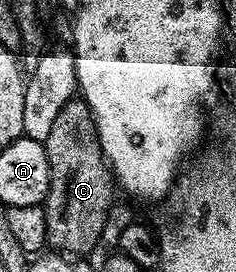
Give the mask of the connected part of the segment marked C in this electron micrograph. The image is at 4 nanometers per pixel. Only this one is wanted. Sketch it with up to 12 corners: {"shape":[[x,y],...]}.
{"shape":[[84,99],[44,146],[48,244],[89,255],[105,237],[115,178]]}

